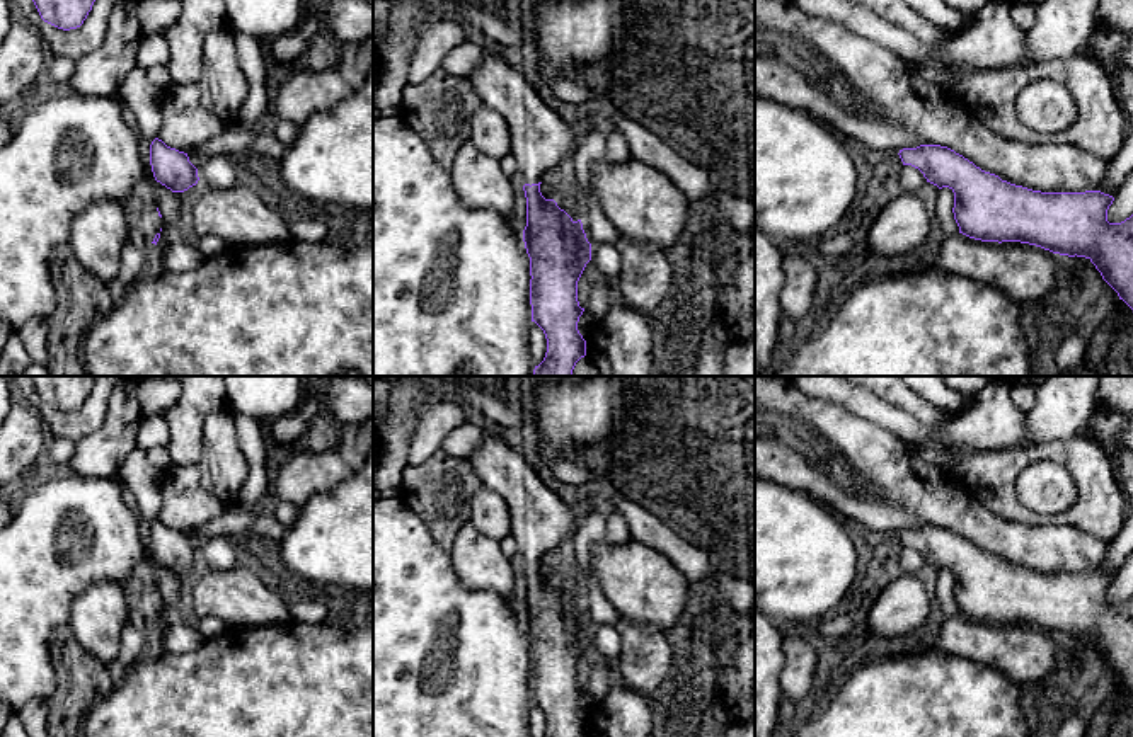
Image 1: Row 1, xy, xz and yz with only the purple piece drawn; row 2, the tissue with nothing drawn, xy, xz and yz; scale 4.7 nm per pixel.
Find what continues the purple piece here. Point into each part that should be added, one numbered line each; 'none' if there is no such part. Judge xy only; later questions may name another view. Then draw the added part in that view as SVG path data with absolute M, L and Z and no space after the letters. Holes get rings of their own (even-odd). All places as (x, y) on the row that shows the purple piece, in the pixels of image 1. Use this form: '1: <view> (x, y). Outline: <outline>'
1: xy (149, 222). Outline: M157 204L145 209L136 209L135 223L143 231L143 235L153 242L155 235L160 233L162 218L158 216Z

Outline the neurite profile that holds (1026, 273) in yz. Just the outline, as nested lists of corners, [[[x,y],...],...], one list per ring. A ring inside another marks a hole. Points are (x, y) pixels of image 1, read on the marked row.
[[[963,233],[946,237],[917,259],[896,262],[888,276],[942,271],[992,286],[1017,303],[1051,305],[1061,291],[1053,252],[1021,242],[981,242]]]

